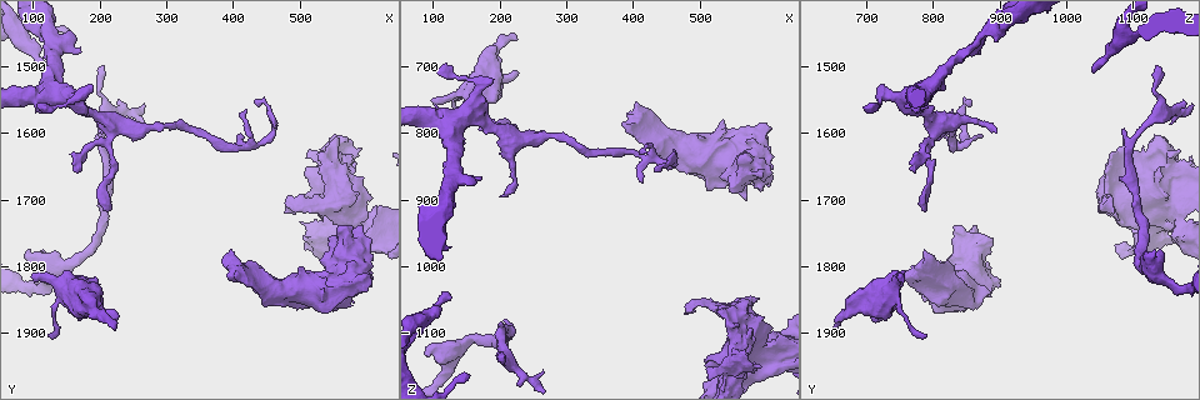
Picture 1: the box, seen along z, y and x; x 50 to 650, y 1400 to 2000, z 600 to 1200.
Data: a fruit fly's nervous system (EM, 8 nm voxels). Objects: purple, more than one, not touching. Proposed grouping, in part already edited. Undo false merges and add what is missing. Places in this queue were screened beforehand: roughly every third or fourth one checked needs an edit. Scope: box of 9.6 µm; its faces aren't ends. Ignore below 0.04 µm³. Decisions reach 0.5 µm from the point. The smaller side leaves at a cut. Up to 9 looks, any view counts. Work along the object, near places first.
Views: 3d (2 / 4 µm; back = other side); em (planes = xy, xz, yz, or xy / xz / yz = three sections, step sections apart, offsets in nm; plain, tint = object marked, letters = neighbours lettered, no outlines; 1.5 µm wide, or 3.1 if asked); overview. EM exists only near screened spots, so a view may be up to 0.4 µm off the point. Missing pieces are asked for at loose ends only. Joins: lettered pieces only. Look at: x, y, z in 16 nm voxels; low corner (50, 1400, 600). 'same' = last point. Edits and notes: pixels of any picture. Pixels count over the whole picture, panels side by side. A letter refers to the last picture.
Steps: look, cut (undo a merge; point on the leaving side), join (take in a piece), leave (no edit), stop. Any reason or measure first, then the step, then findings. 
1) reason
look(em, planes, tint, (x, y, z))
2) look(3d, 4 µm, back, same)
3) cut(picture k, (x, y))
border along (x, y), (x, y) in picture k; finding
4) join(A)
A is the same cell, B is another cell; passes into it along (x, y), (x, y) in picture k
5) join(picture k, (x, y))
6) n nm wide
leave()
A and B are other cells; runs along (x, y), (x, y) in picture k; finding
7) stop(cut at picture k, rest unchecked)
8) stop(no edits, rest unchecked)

look(em, planes, letters, (600, 1820, 880))

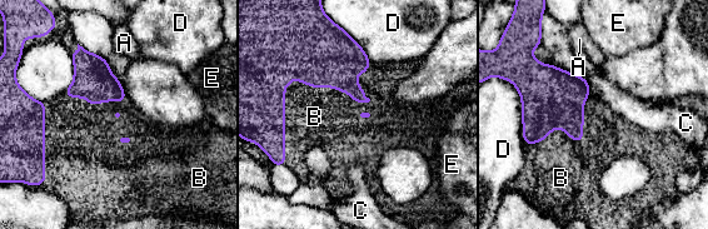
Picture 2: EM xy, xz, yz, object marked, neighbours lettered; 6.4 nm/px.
join(B)
B is the same cell, A, C, D and E are other cells; passes into it along (310, 48), (312, 86), (314, 117) in picture 2; the neuron continues

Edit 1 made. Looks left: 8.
redraw
look(overview)

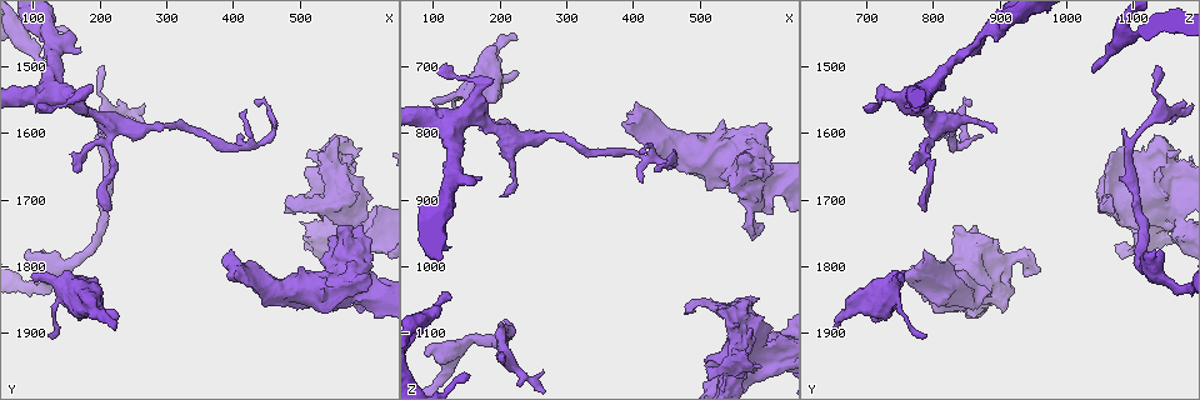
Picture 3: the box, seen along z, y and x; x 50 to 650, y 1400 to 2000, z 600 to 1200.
thin end
look(em, yz, step 8, tint, (205, 1600, 900))

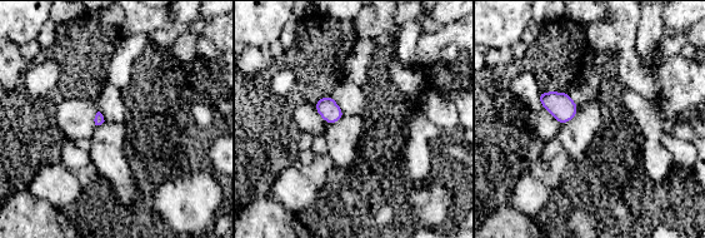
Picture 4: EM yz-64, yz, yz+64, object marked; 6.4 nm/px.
look(em, xz, step 4, letters, same)

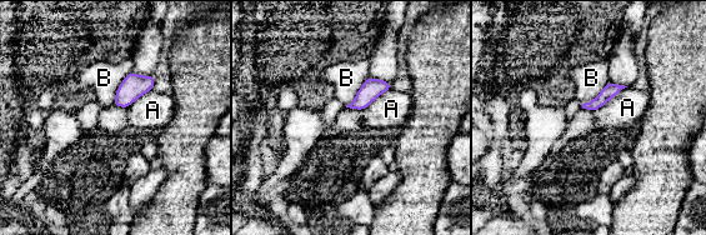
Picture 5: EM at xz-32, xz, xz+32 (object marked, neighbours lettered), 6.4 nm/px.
leave()
A and B are other cells; border along (627, 86), (594, 110) in picture 5; no lettered piece goes on from it

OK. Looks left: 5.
look(3d, 4 µm, back, (95, 1815, 755))

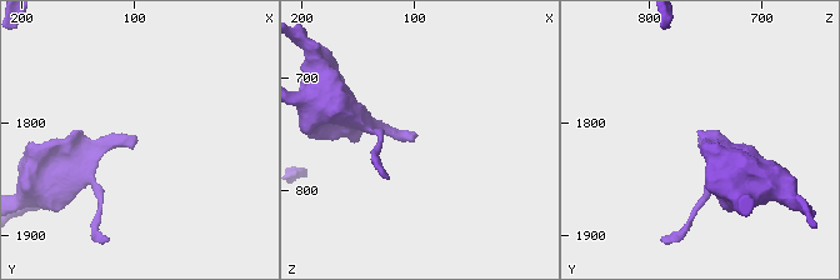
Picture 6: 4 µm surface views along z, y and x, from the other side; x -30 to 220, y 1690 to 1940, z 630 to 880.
shape alone is not enough
look(em, planes, letters, (98, 1818, 750))

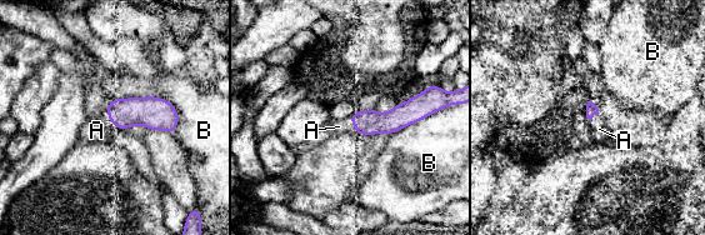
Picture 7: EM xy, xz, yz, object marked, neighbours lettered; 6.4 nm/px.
B touches over 360 nm
join(A)
A is the same cell, B is another cell; the neuron continues

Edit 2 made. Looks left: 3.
branch stops here
look(em, xy, step 4, tint, (205, 1505, 1135))

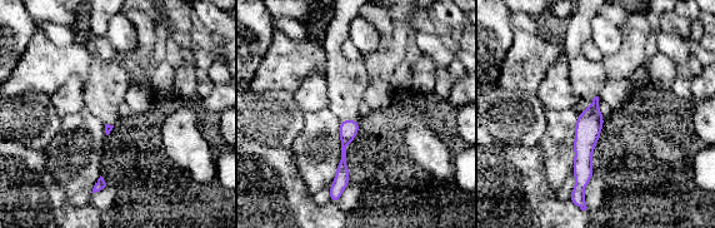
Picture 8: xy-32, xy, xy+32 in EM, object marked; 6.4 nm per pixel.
another direction
look(em, yz, step 4, letters, same)

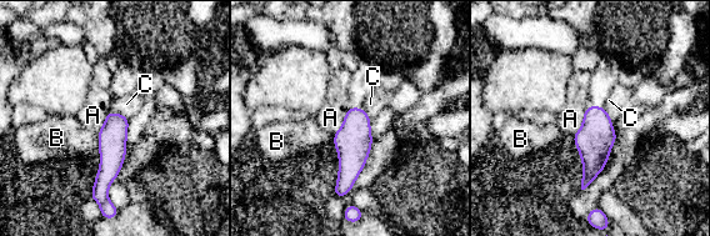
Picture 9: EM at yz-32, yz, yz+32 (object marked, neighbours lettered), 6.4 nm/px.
join(A)
A is the same cell, B and C are other cells; it goes on there

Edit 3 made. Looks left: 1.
stop(join at picture 2, join at picture 7, join at picture 9, rest unchecked)

